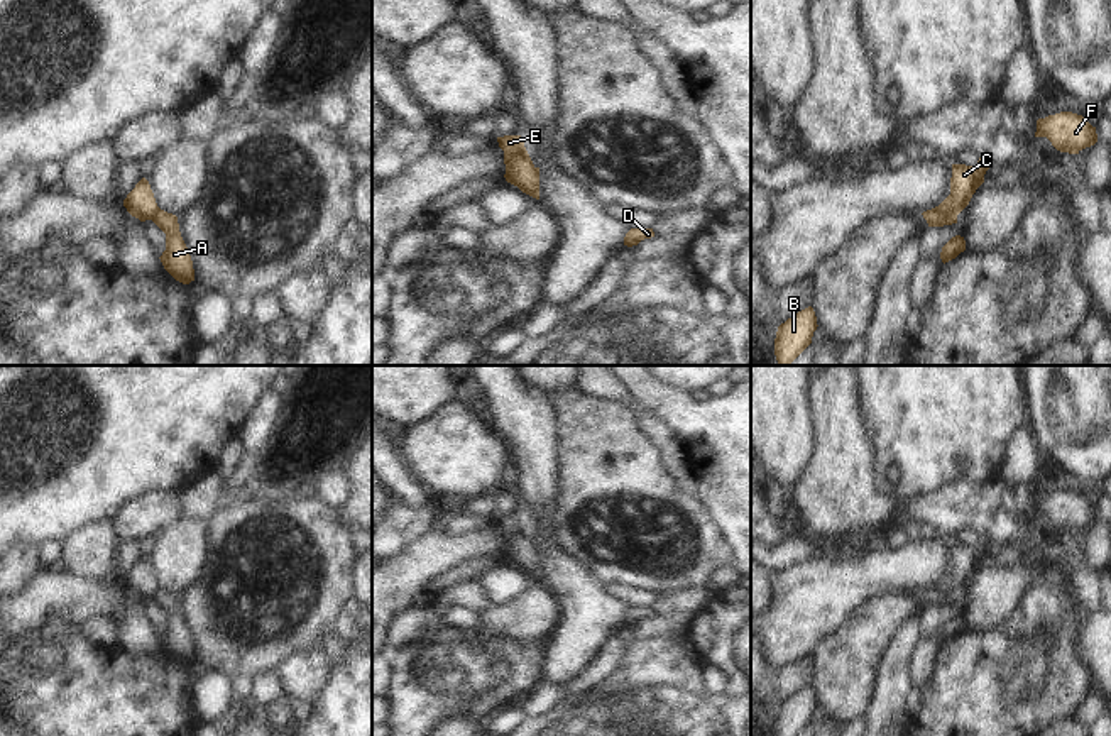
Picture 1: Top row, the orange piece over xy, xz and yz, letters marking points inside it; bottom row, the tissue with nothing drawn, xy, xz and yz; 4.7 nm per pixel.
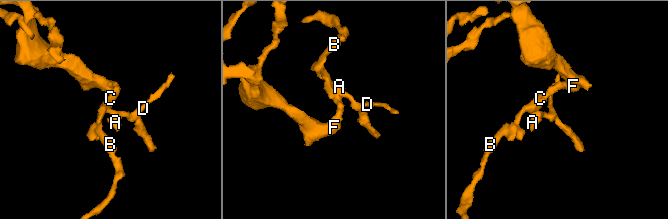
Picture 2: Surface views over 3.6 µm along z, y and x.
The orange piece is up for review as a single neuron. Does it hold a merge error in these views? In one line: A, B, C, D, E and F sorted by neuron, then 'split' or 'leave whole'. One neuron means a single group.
A D / B C E F; split

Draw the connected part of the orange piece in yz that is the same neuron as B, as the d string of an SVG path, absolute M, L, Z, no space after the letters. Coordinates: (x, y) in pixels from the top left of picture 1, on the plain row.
M812 685L788 697L778 706L774 717L774 734L798 736L812 722L817 706L817 695Z

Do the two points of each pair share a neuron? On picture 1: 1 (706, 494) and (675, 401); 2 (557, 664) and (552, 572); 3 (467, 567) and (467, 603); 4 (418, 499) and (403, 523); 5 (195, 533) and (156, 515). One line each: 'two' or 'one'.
1: one
2: one
3: two
4: two
5: two

